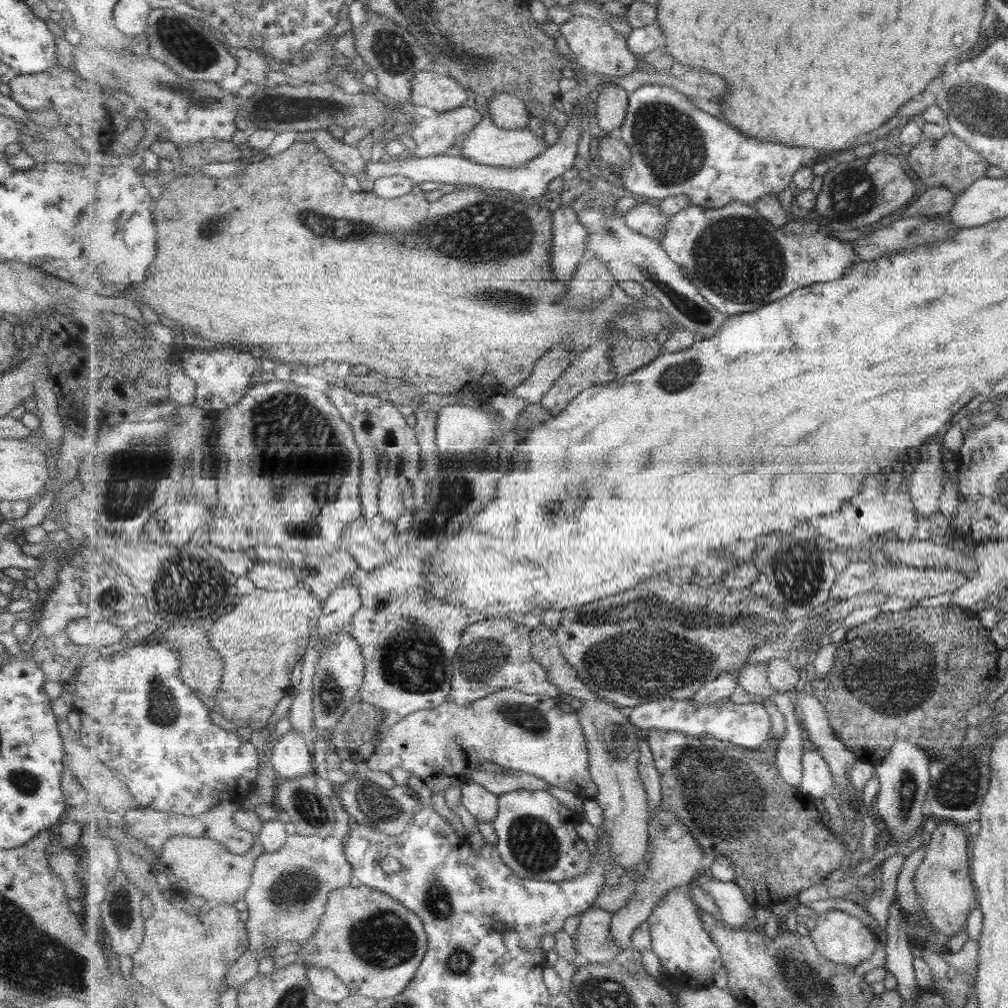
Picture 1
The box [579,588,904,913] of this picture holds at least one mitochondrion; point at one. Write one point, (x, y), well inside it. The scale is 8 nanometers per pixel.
(639, 658)

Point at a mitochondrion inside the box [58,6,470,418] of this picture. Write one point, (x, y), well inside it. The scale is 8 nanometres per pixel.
(195, 53)

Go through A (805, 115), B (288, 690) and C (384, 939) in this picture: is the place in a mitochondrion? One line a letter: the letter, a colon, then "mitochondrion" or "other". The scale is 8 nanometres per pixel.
A: other
B: other
C: mitochondrion

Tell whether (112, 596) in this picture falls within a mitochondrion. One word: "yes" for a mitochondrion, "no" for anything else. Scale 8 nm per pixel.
yes

